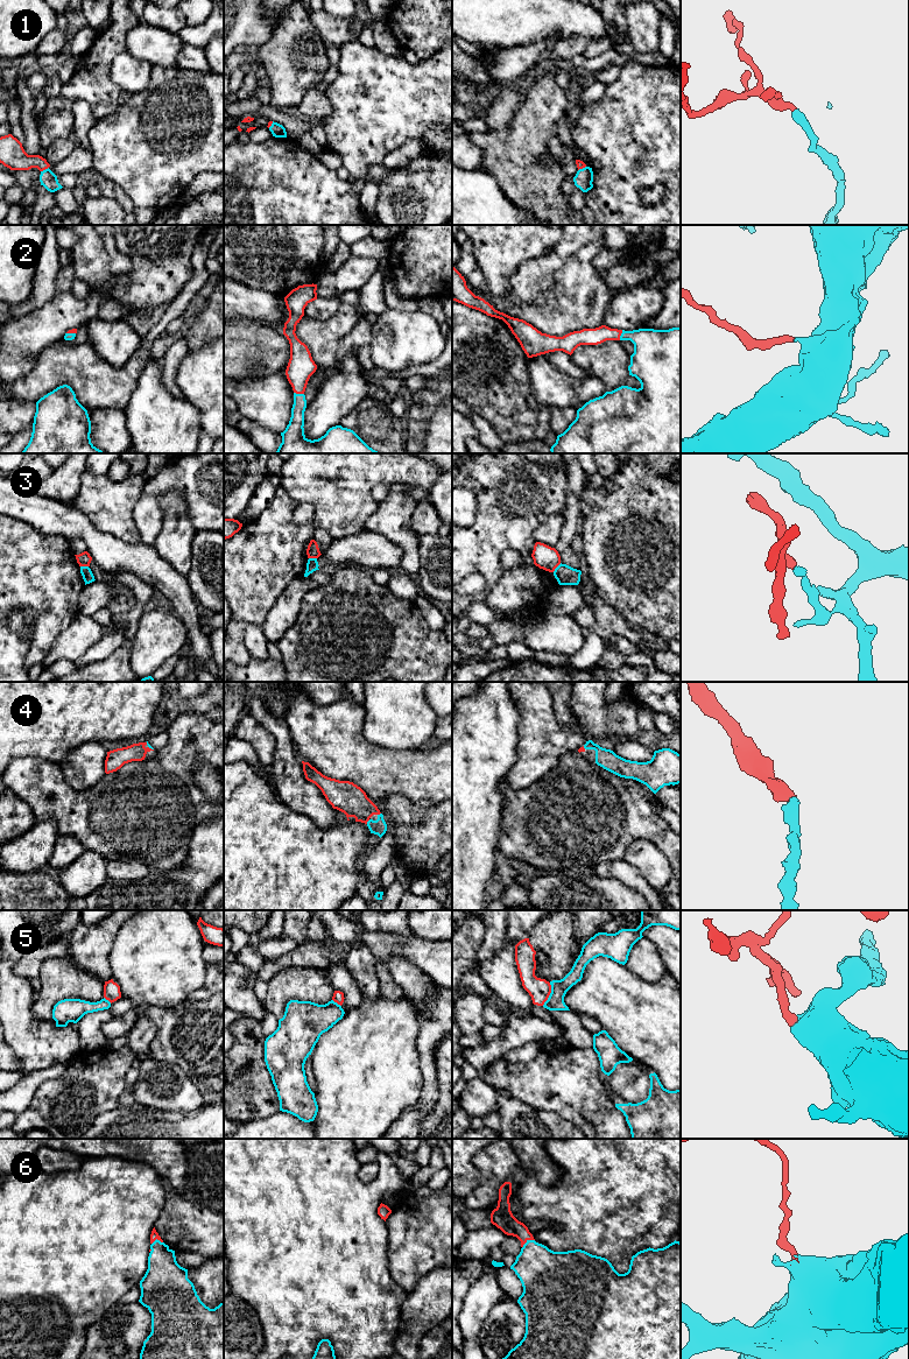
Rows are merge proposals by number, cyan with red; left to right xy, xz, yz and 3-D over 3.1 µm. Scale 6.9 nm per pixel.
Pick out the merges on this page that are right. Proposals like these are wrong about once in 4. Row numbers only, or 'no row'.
1, 2, 4, 6

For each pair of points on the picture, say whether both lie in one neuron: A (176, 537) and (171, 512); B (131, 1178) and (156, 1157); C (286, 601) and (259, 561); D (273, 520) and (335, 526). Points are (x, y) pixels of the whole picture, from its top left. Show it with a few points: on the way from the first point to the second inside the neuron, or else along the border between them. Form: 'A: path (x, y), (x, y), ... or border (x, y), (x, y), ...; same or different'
A: path (176, 532), (175, 518); same
B: border (121, 1157), (128, 1161), (146, 1163), (160, 1176); different
C: border (301, 576), (288, 584), (266, 618); different
D: border (311, 522), (315, 529); different

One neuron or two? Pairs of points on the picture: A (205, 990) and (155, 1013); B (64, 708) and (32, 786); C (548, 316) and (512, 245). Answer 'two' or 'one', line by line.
A: two
B: two
C: two

